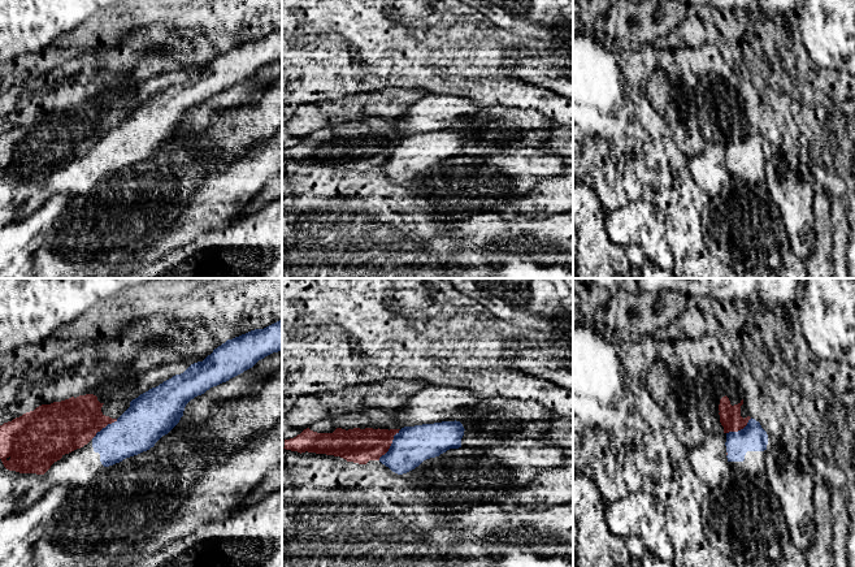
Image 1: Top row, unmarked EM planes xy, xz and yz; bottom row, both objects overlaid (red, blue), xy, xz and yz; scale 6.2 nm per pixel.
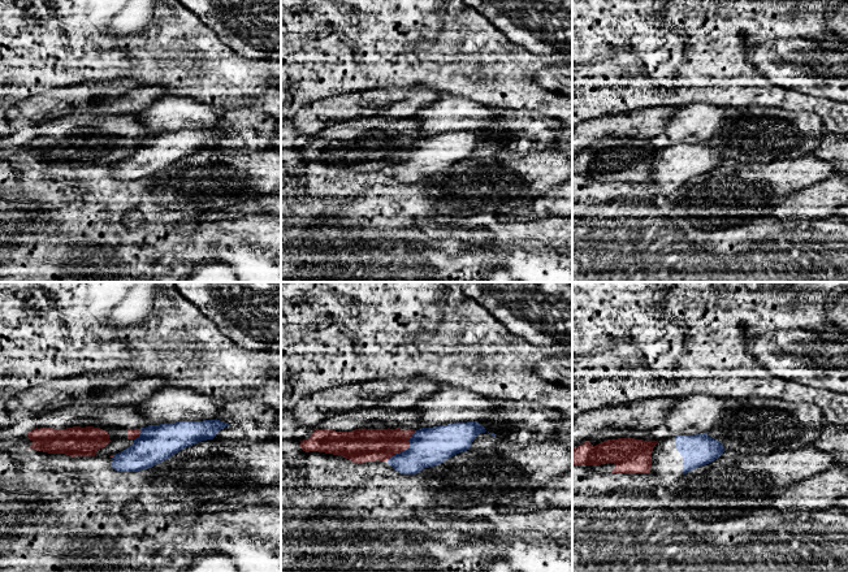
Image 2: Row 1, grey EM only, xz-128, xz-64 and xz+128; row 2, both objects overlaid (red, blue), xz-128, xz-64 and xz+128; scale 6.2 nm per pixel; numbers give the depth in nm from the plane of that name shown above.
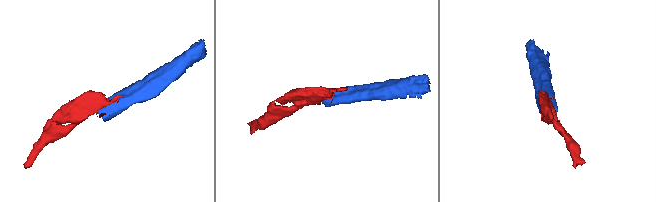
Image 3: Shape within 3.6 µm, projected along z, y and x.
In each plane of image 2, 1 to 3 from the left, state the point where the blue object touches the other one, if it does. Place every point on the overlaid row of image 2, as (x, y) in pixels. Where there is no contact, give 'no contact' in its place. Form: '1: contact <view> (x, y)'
1: contact xz-128 (139, 433)
2: contact xz-64 (405, 449)
3: no contact

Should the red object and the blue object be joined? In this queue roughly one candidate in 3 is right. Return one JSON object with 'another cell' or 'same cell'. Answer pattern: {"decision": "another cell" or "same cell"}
{"decision": "another cell"}

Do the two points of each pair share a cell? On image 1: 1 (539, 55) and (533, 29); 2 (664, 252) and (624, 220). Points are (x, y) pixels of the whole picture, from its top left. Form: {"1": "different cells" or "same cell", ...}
{"1": "different cells", "2": "same cell"}

